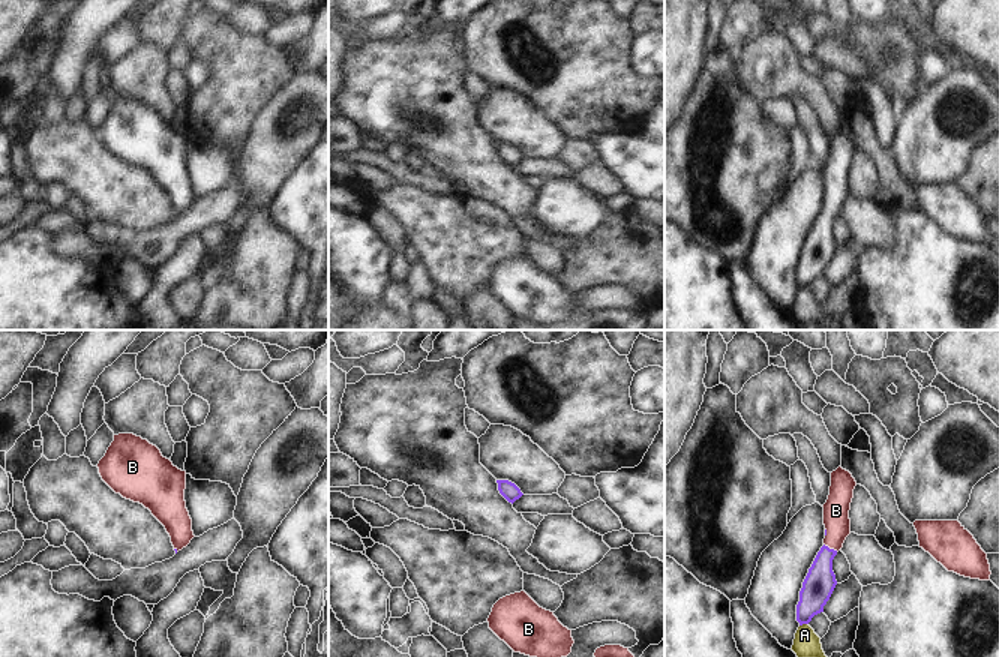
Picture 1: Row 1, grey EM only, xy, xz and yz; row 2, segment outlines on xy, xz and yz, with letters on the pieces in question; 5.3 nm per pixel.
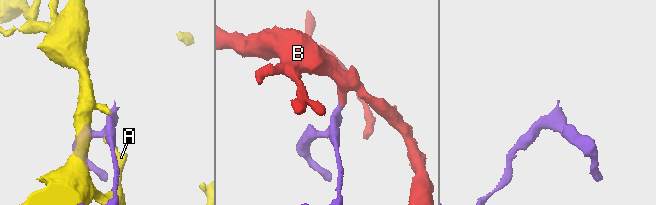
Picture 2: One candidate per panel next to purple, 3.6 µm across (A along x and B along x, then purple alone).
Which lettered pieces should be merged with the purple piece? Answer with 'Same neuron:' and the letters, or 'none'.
Same neuron: B

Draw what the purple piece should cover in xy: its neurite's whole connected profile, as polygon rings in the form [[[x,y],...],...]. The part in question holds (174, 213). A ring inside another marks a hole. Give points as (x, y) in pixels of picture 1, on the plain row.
[[[134,98],[114,99],[98,128],[102,144],[123,162],[142,168],[165,190],[176,218],[195,201],[186,172],[186,135]]]

